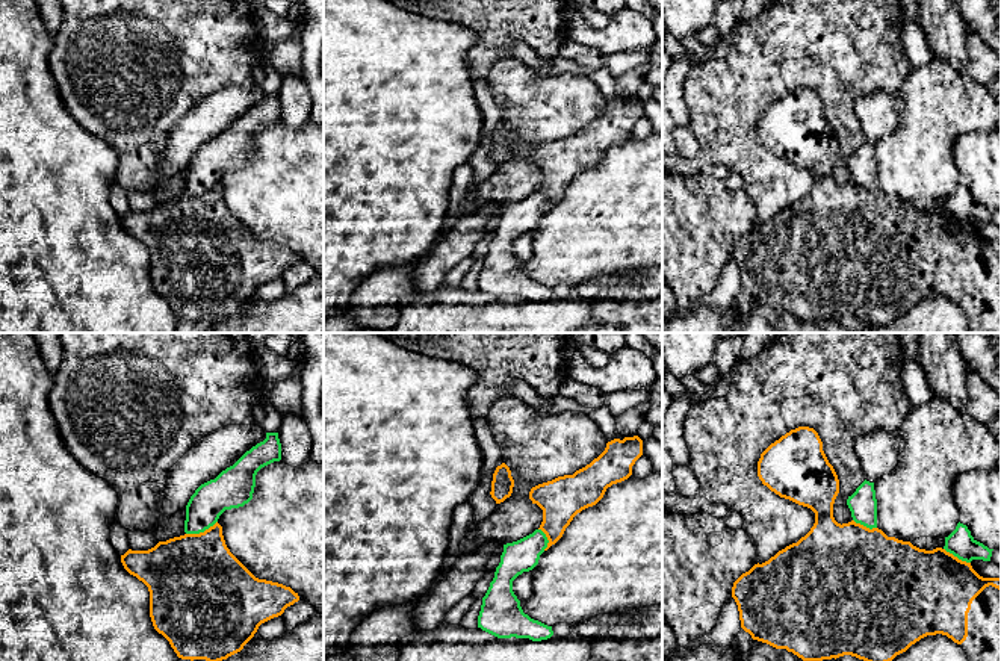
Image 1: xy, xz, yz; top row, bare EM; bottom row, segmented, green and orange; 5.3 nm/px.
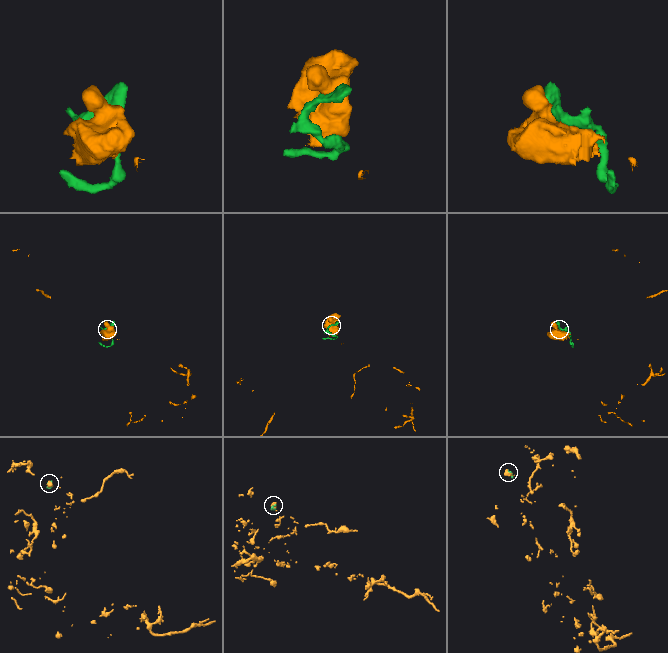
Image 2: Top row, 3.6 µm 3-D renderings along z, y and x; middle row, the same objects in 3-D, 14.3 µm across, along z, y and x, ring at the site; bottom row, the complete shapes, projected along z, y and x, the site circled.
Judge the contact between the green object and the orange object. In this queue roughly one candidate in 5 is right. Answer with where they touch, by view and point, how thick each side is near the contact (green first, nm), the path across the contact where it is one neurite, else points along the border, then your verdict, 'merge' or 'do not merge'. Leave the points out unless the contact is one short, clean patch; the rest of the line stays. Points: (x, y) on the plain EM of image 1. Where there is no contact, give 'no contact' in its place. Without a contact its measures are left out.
contact xy (201, 192); calibres 190 and 460 nm; do not merge

